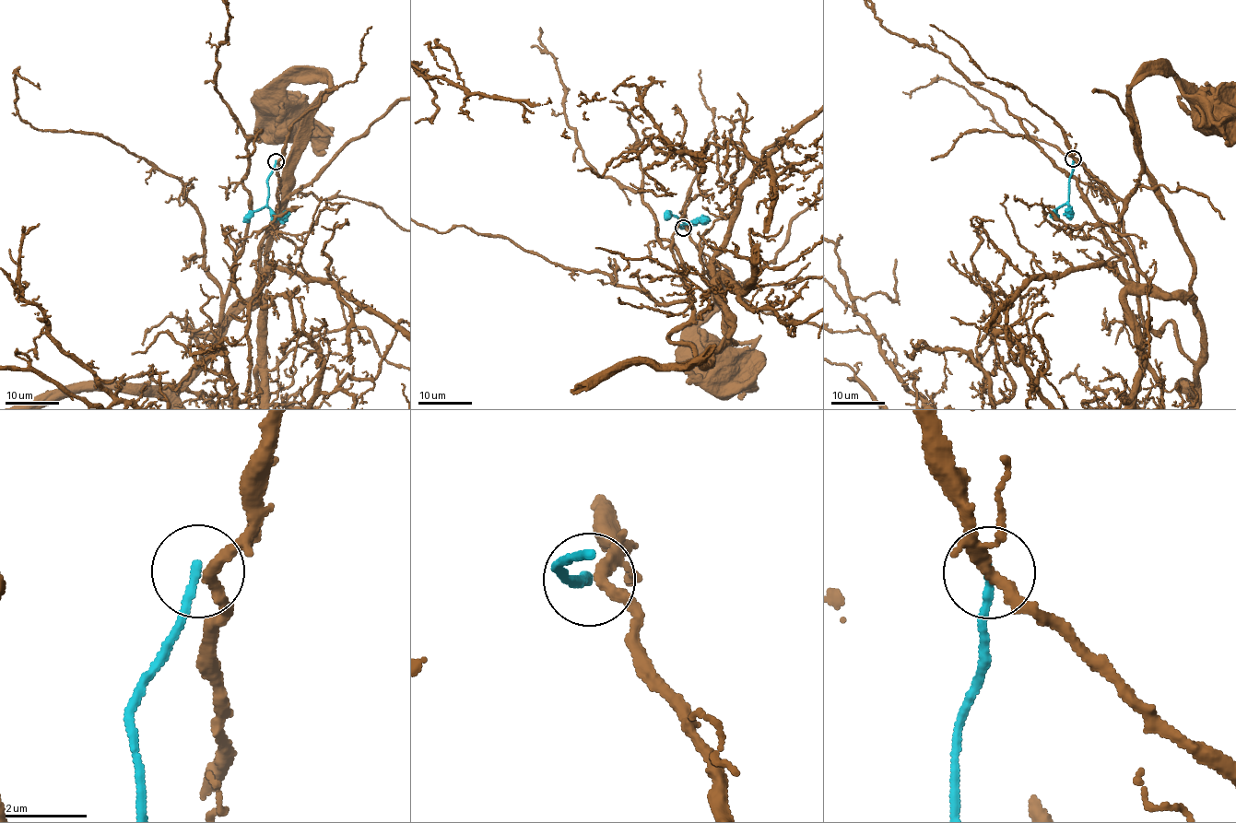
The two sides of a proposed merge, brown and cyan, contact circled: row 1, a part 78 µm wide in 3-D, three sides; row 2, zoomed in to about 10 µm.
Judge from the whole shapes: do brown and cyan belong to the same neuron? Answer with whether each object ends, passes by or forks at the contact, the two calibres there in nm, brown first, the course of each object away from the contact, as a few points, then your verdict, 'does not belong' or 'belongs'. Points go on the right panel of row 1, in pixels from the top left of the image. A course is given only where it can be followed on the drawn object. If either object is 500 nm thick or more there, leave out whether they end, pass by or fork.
brown passes by; cyan ends there; 280 nm thick on the brown side, 220 nm on the other; brown runs (1074, 158), (1124, 206), (1134, 266), (1183, 294), (1192, 252), (1139, 149), (1129, 86), (1171, 74), (1222, 128); cyan runs (1073, 158), (1069, 201), (1057, 208), (1057, 220); does not belong

